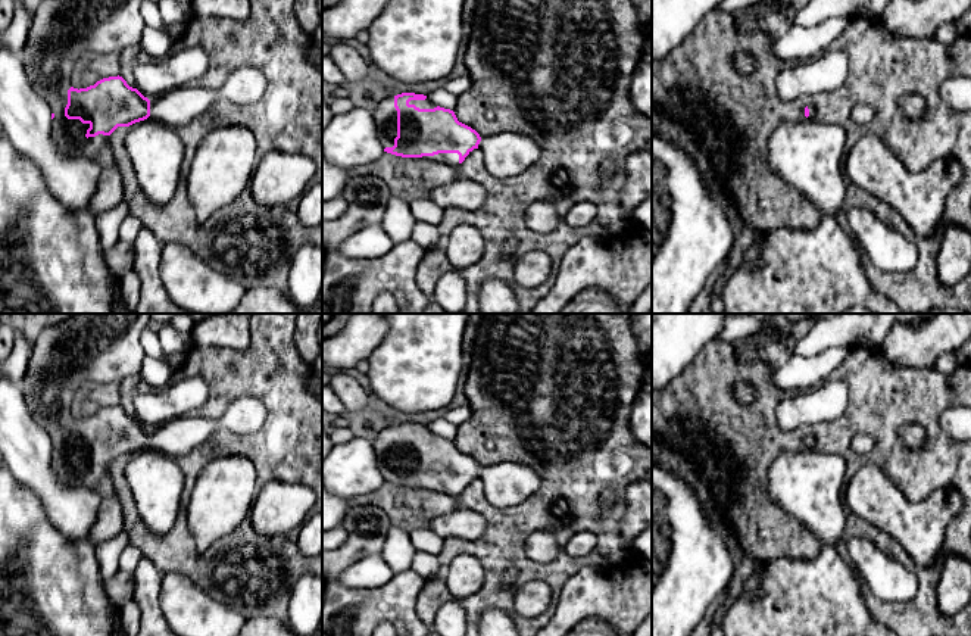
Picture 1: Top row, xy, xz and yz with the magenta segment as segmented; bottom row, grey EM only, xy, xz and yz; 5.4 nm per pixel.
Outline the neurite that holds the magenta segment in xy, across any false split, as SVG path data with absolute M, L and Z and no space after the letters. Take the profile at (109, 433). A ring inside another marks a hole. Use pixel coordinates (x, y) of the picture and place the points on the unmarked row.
M77 314L59 325L47 327L31 346L29 364L21 383L29 412L51 437L54 476L63 484L84 486L100 496L90 531L94 546L122 531L122 509L109 474L109 465L118 456L129 456L147 448L171 458L185 456L218 430L216 421L194 414L149 430L119 405L103 408L87 418L78 420L71 415L75 392L85 381L121 383L140 374L146 358L140 337L150 324L150 314Z

